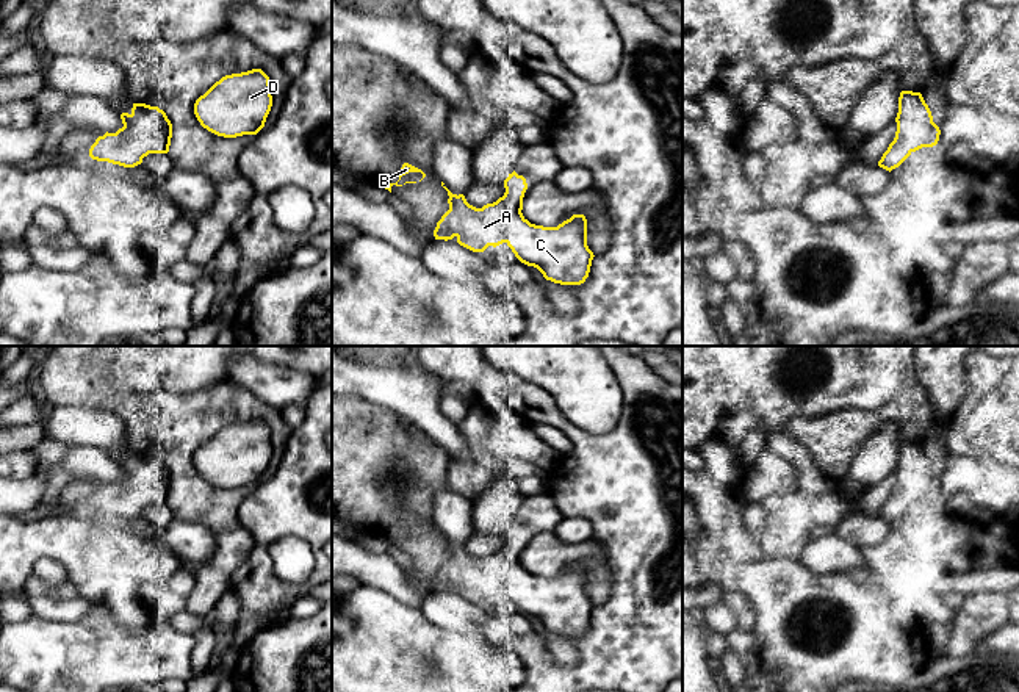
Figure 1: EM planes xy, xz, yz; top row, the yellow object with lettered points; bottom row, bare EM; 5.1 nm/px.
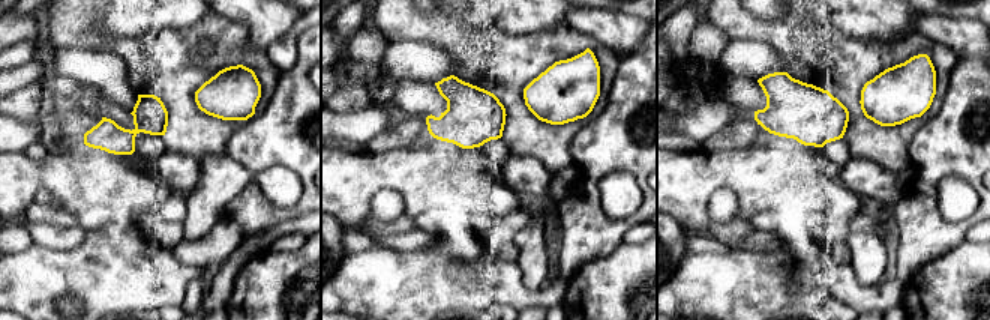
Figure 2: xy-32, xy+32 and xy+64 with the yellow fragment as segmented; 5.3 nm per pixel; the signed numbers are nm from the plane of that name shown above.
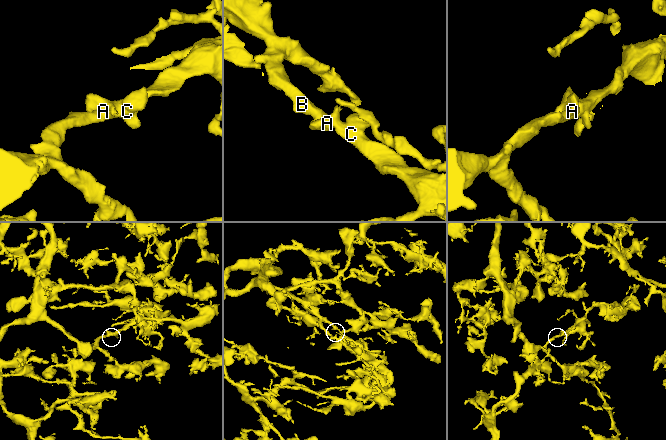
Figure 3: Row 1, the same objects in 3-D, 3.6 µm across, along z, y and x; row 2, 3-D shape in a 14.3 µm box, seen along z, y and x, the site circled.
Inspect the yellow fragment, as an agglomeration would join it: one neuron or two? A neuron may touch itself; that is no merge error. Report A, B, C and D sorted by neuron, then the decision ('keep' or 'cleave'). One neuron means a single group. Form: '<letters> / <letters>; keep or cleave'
A B C D; keep

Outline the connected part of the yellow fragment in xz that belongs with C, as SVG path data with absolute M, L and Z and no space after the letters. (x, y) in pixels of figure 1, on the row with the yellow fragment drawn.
M515 171L504 180L506 193L493 204L482 208L470 205L463 194L452 194L445 183L441 186L448 191L449 210L441 216L434 230L435 240L452 240L473 252L484 252L488 246L499 246L506 243L515 257L528 265L537 268L546 280L560 285L581 285L590 272L593 252L587 246L587 219L584 214L573 214L557 227L543 227L531 224L521 213L523 197L528 189L526 178Z

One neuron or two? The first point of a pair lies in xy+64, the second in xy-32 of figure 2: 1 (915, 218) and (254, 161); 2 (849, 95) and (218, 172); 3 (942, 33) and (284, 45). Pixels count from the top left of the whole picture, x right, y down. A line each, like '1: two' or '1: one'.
1: one
2: two
3: two

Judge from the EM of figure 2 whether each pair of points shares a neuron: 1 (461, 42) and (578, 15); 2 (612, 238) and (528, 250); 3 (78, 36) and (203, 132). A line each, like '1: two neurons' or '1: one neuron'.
1: two neurons
2: two neurons
3: one neuron

